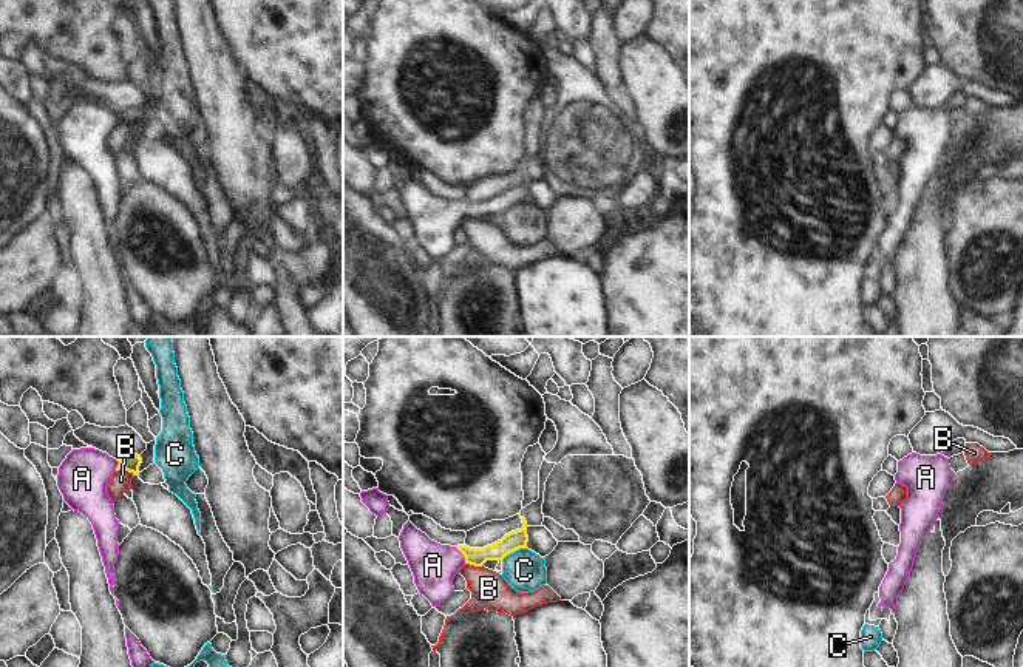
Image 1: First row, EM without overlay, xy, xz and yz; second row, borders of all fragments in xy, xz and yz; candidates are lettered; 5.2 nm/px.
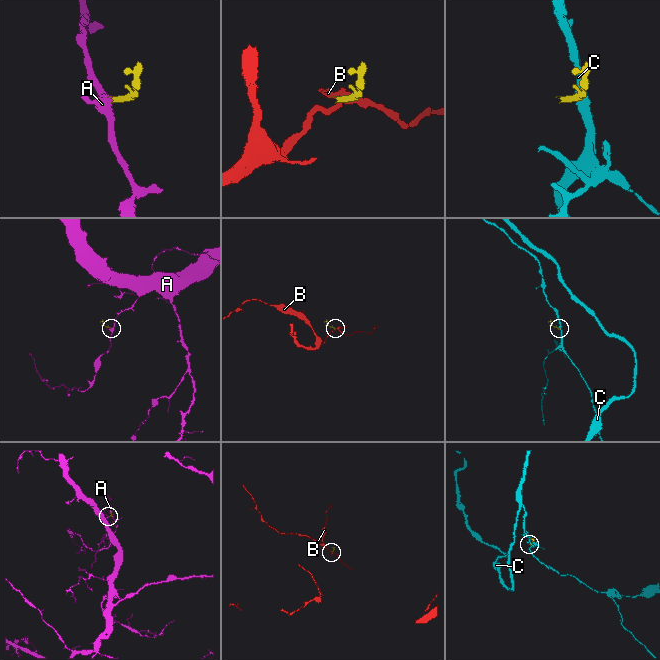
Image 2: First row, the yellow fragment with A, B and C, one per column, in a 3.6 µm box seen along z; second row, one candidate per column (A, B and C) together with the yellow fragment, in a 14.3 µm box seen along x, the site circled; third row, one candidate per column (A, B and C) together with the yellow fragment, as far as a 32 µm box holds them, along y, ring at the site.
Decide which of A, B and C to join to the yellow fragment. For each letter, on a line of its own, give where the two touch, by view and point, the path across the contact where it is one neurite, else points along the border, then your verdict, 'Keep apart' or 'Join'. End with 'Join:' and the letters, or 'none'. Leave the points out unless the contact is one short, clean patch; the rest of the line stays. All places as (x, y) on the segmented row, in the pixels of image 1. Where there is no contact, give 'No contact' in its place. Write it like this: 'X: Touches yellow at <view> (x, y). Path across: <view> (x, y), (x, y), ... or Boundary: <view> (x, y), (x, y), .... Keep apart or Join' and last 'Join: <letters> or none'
A: Touches yellow at xz (462, 553). Path across: xz (496, 551), (462, 553), (433, 565). Join
B: Touches yellow at xy (125, 470). Boundary: xy (116, 470), (125, 470), (133, 476). Keep apart
C: Touches yellow at xz (513, 550). Boundary: xz (526, 547), (519, 547), (501, 559). Keep apart
Join: A

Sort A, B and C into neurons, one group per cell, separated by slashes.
A / B / C

